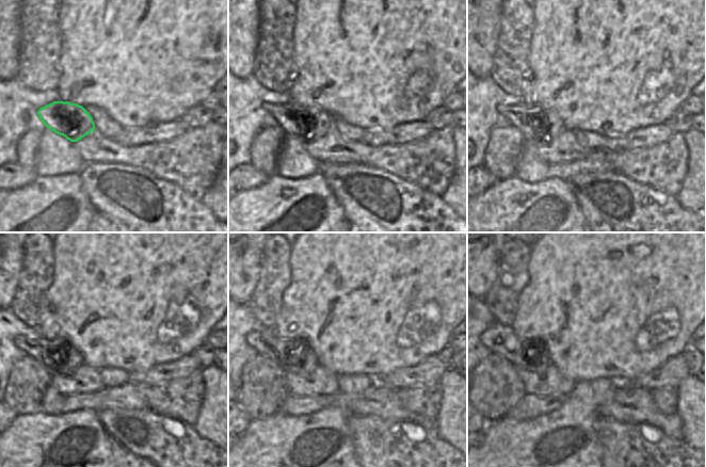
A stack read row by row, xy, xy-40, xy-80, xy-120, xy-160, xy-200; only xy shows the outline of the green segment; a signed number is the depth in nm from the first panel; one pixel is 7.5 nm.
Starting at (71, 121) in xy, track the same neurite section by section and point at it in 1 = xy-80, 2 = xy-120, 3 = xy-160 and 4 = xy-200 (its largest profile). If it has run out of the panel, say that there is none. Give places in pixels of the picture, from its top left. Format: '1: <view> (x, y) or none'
1: xy-80 (530, 119)
2: xy-120 (45, 352)
3: xy-160 (266, 342)
4: xy-200 (501, 339)

